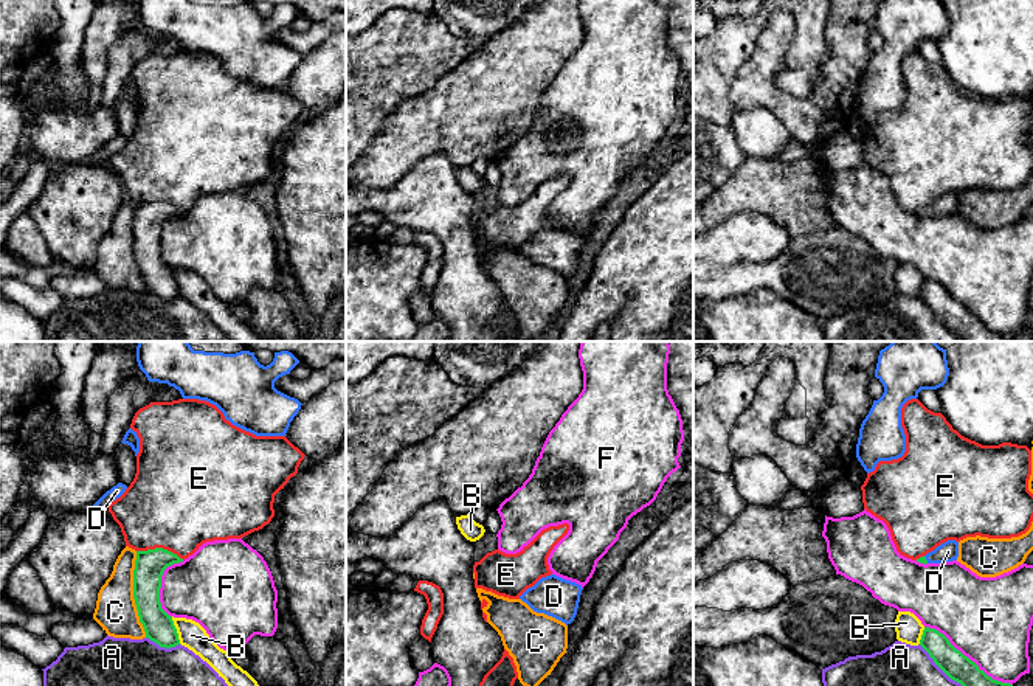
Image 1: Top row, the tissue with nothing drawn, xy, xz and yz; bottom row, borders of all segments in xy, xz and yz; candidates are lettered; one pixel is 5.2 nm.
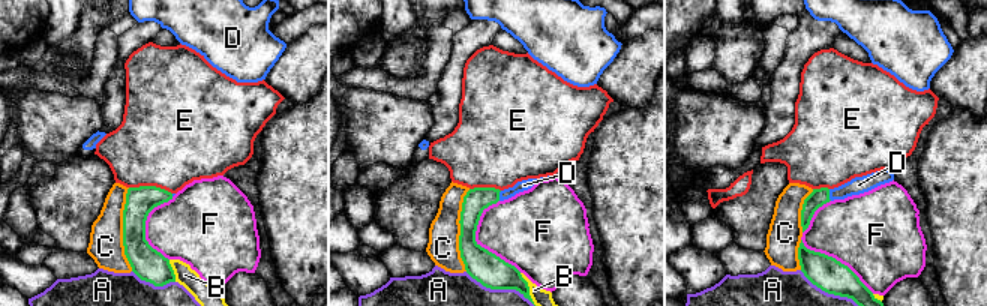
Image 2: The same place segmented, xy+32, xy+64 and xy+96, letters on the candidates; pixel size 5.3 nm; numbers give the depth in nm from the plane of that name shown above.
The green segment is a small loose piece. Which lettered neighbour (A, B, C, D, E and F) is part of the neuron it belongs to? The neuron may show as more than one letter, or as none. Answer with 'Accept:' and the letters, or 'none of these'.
Accept: D

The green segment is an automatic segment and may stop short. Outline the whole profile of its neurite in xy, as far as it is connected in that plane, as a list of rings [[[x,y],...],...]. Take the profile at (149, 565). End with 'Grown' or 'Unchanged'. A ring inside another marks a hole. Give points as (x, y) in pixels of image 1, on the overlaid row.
[[[163,548],[136,551],[133,599],[140,622],[144,627],[146,638],[166,649],[178,646],[180,639],[172,616],[161,608],[161,576],[168,566],[180,562],[183,559]]]. Unchanged

